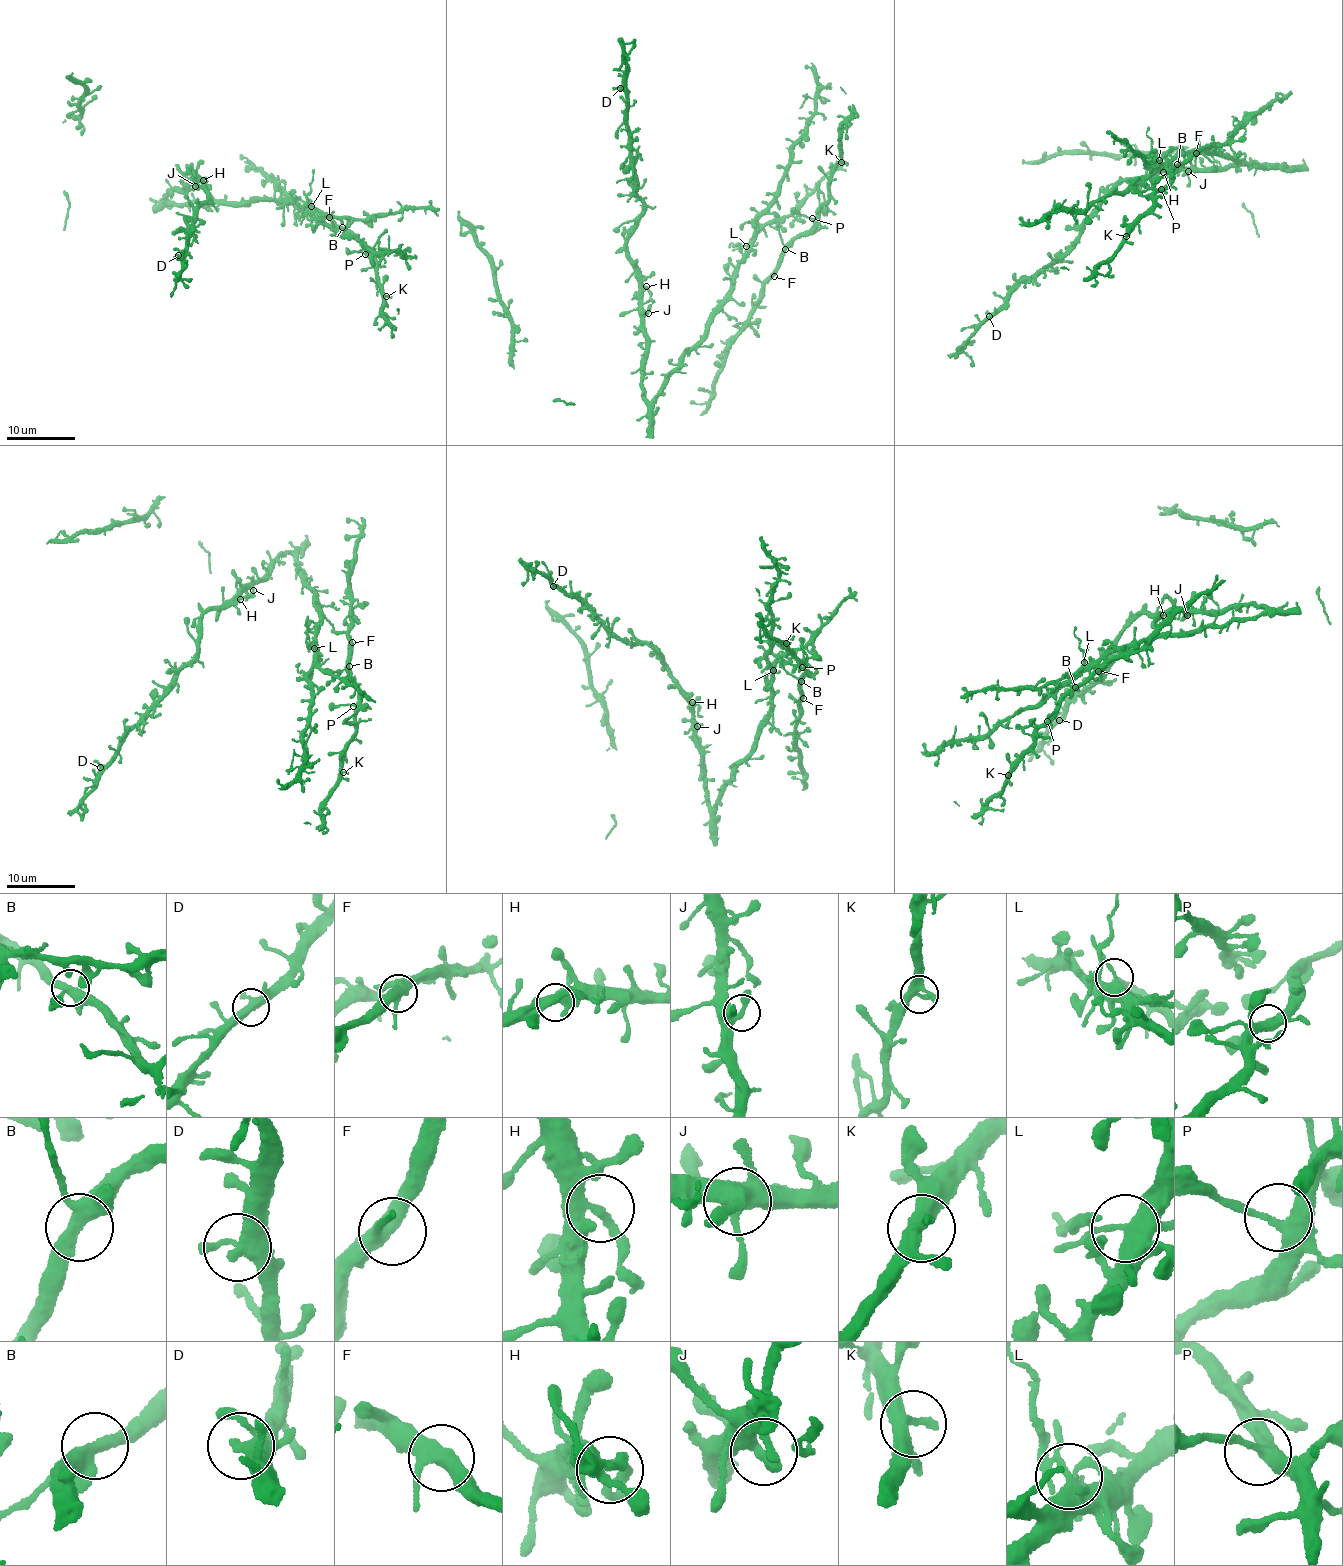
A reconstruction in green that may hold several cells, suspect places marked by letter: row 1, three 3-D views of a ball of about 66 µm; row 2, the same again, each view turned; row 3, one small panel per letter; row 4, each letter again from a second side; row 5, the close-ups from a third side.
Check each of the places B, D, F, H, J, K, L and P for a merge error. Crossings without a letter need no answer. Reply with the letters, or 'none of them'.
L

